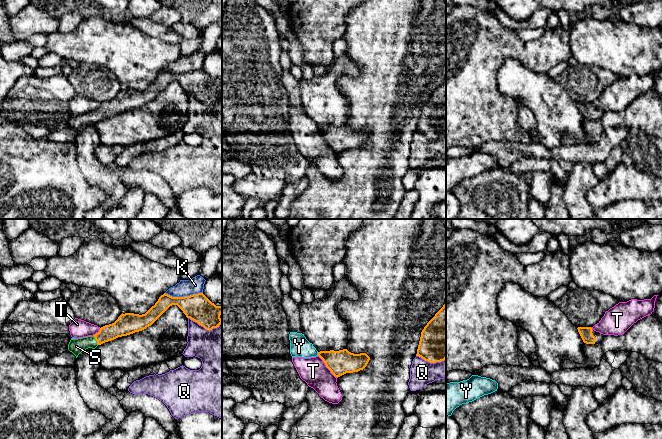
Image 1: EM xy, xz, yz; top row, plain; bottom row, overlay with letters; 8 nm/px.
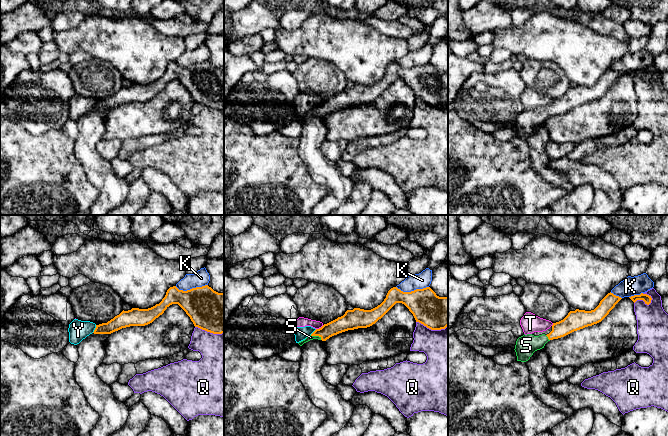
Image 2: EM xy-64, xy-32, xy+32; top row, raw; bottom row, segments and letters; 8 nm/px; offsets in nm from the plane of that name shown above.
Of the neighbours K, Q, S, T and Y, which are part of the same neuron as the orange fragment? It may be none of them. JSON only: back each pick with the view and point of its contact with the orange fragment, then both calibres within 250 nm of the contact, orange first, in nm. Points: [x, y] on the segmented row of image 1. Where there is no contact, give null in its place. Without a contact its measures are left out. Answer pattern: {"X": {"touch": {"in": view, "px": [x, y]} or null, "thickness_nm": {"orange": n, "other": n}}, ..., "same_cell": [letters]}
{"S": {"touch": {"in": "xy", "px": [95, 339]}, "thickness_nm": {"orange": 160, "other": 120}}, "same_cell": ["S"]}

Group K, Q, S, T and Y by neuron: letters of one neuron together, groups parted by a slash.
K / Q / S / T Y

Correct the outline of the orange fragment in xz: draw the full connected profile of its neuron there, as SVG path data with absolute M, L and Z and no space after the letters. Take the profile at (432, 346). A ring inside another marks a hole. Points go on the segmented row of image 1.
M446 303L422 330L416 356L430 363L446 359Z

